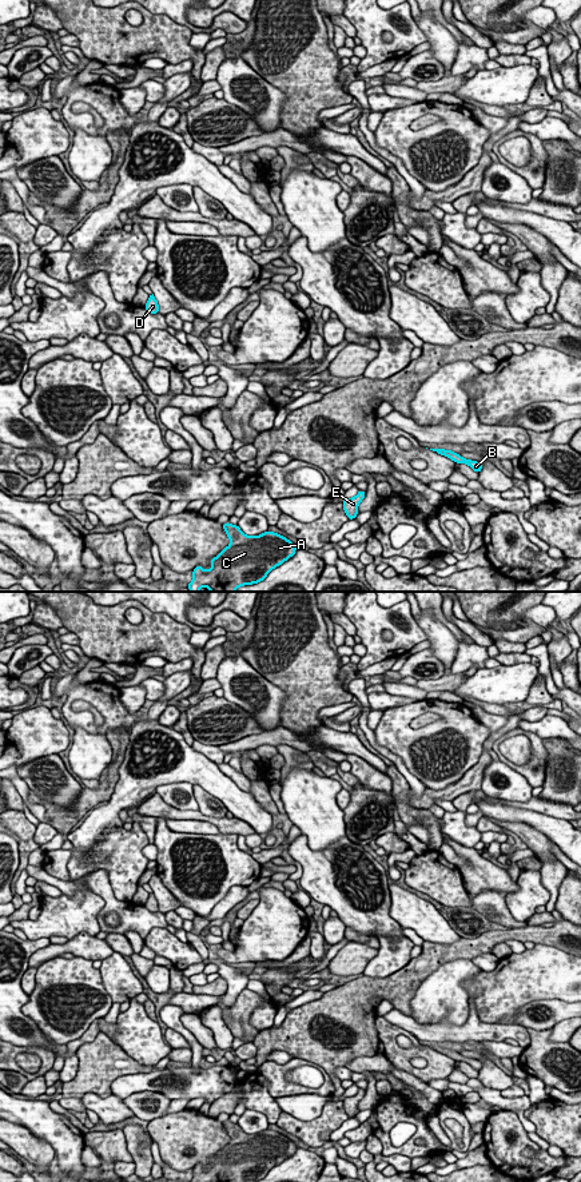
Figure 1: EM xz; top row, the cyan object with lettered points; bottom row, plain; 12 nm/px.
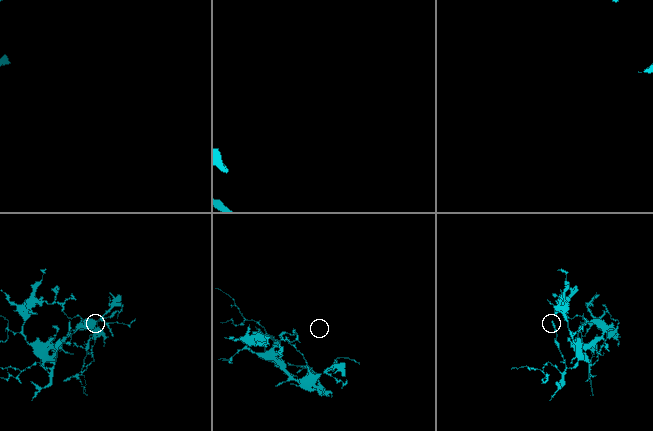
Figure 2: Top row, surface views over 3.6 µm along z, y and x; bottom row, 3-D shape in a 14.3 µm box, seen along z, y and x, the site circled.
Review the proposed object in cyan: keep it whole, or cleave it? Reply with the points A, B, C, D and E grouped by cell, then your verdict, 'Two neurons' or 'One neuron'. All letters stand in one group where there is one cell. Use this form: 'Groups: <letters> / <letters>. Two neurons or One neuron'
Groups: A B C D E. One neuron

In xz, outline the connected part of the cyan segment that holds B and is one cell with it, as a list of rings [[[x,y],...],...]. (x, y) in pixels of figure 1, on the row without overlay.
[[[430,1047],[430,1048],[450,1056],[455,1062],[466,1062],[477,1071],[479,1071],[482,1068],[482,1062],[479,1062],[477,1059],[462,1056],[459,1052],[457,1052],[457,1051],[451,1050],[451,1048],[445,1048],[445,1047]]]

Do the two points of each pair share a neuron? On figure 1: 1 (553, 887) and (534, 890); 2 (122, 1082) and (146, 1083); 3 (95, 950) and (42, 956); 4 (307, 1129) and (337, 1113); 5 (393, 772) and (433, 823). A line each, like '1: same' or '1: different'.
1: different
2: same
3: same
4: same
5: same

